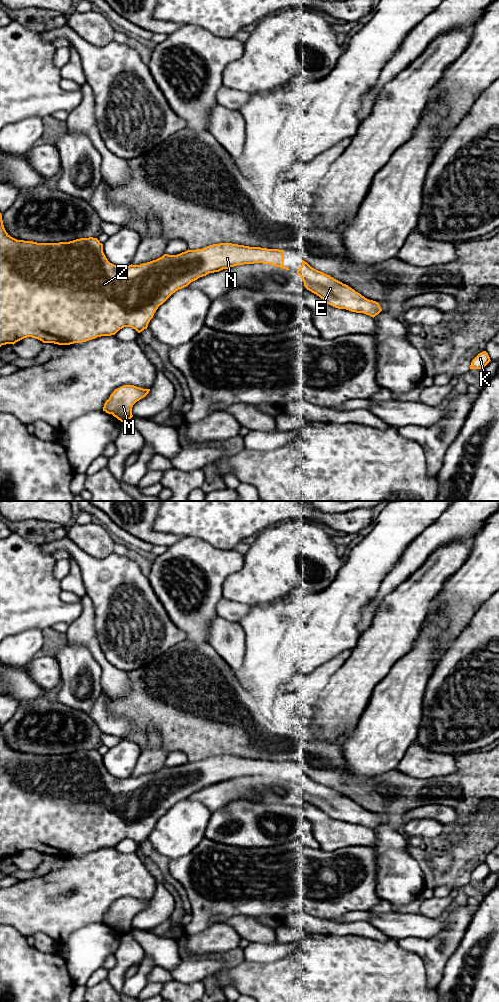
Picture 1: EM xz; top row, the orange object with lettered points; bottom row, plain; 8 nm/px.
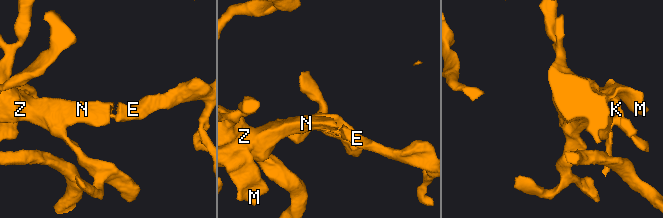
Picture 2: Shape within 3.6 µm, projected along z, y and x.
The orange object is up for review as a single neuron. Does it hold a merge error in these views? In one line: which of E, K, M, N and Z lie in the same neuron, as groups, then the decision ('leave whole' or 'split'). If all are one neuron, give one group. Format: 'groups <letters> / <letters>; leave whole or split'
groups E K M N Z; leave whole

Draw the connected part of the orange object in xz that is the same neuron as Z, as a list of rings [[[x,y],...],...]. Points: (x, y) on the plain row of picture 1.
[[[0,725],[0,859],[6,856],[15,856],[16,854],[32,849],[42,853],[43,855],[54,855],[58,857],[70,857],[74,855],[82,855],[101,848],[115,847],[124,839],[131,839],[138,845],[147,841],[150,832],[160,817],[162,817],[177,802],[187,799],[191,794],[209,785],[219,784],[237,777],[263,775],[286,782],[290,782],[284,778],[284,762],[267,761],[261,759],[249,759],[232,755],[220,755],[209,757],[202,761],[187,762],[177,767],[164,766],[162,769],[143,775],[140,777],[129,777],[127,779],[118,779],[108,773],[104,764],[103,756],[93,749],[80,750],[69,754],[59,755],[37,755],[33,753],[17,752],[11,749],[5,742],[2,726]]]

